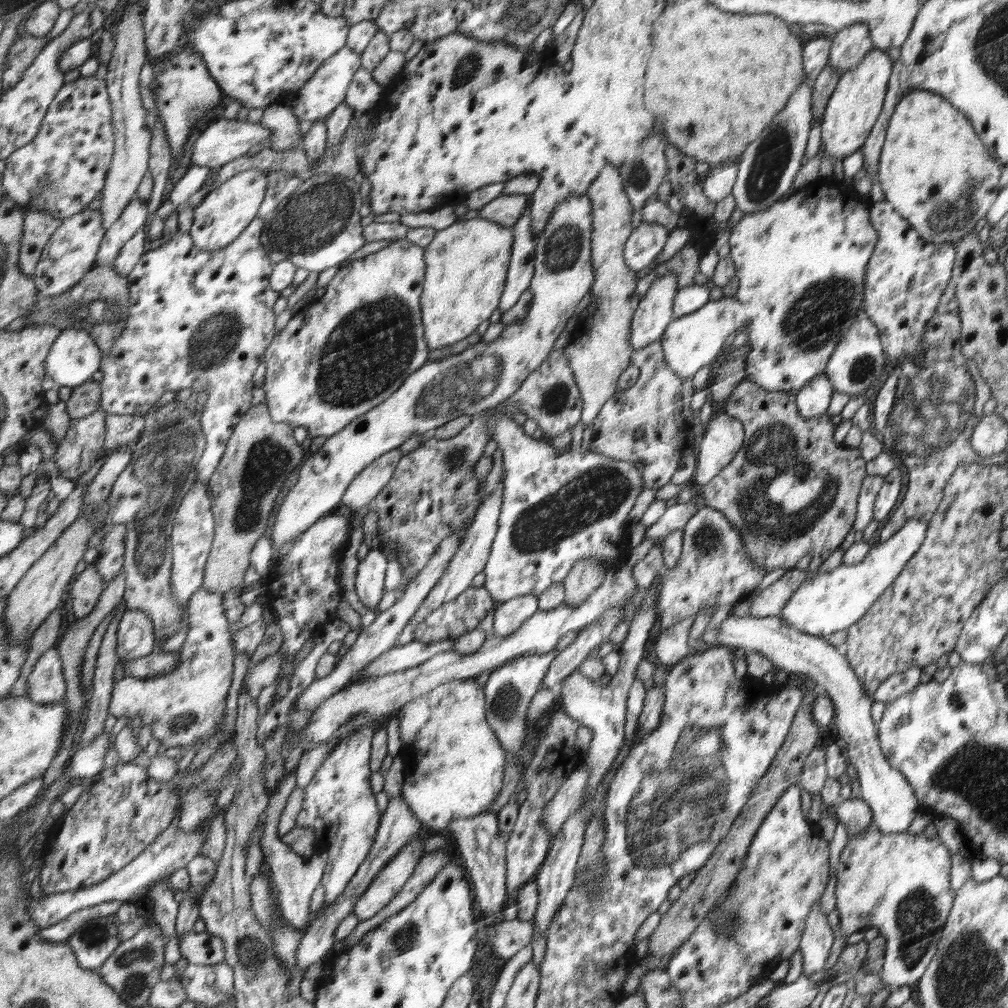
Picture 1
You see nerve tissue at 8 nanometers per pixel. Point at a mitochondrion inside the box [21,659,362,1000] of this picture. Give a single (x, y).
(133, 967)

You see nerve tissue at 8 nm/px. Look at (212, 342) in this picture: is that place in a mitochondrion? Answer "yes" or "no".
yes

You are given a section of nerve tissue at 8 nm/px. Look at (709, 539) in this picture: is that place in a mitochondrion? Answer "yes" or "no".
yes

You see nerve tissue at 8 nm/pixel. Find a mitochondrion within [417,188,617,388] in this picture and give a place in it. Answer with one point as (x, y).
(564, 247)

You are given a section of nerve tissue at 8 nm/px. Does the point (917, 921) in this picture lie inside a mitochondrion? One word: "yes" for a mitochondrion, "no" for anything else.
yes

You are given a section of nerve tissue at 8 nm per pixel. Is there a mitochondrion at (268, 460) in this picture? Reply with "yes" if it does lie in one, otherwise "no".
yes

